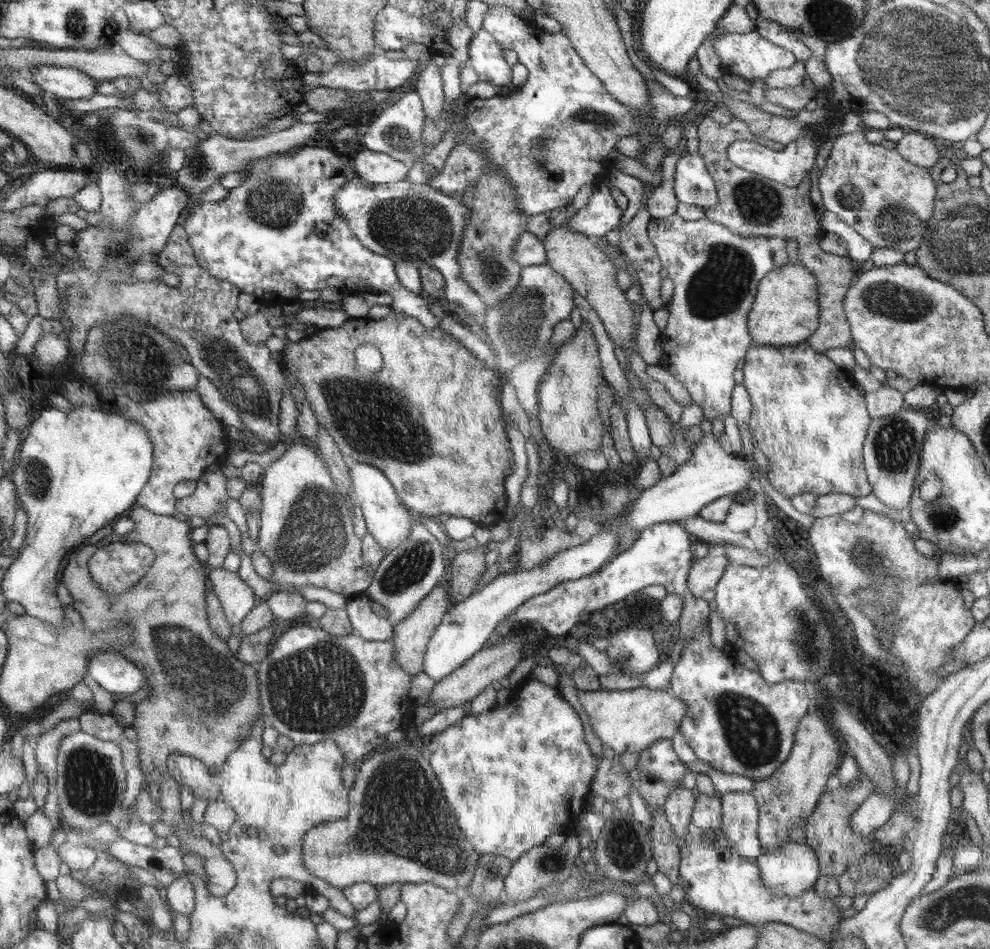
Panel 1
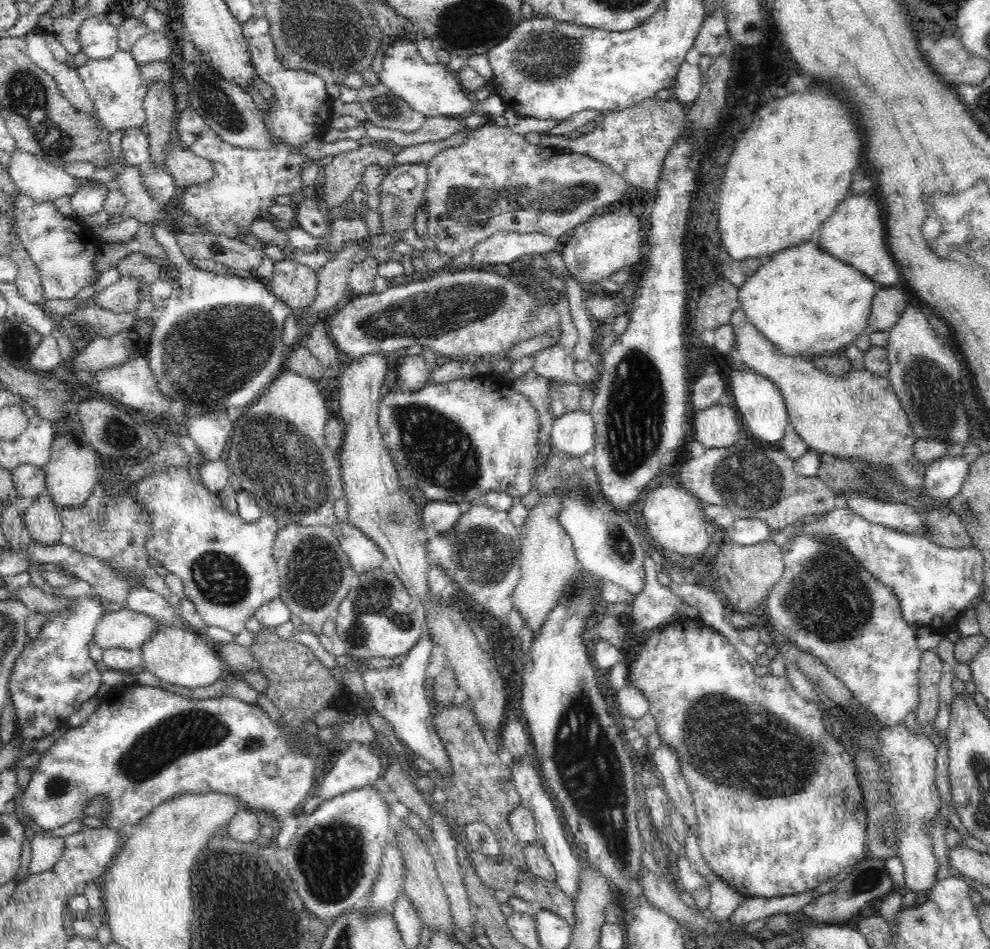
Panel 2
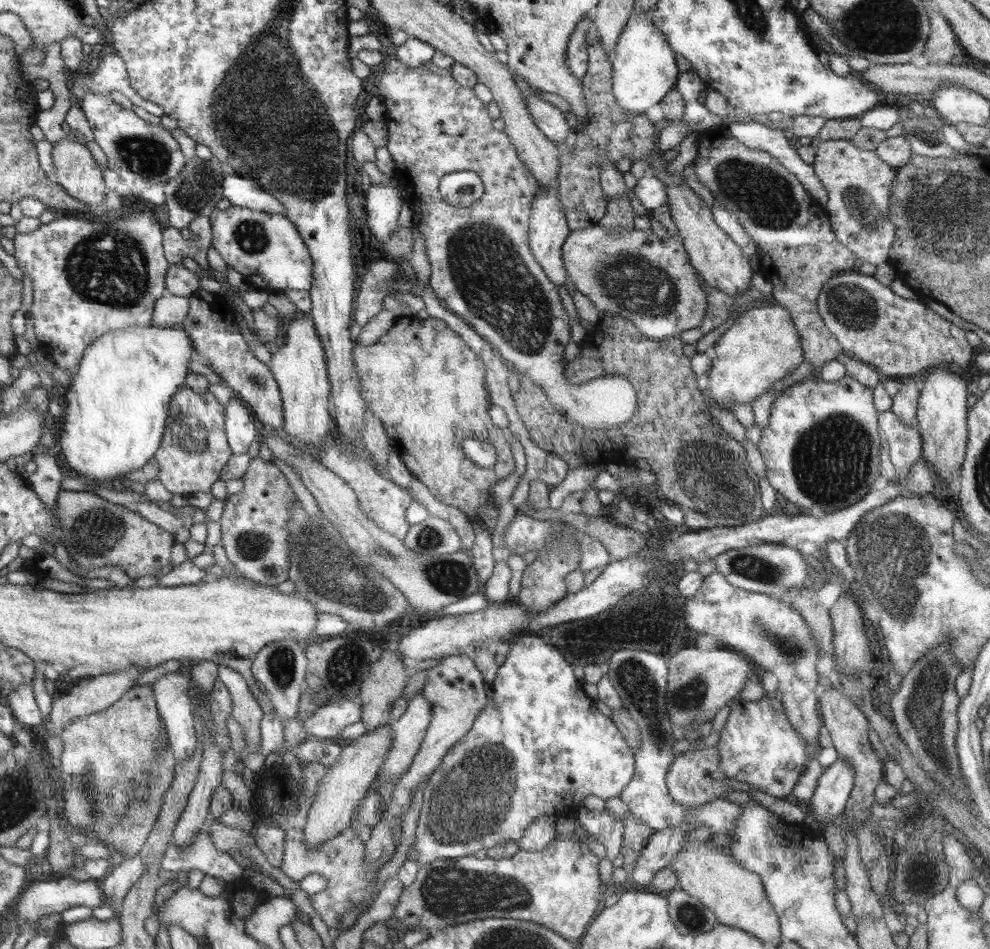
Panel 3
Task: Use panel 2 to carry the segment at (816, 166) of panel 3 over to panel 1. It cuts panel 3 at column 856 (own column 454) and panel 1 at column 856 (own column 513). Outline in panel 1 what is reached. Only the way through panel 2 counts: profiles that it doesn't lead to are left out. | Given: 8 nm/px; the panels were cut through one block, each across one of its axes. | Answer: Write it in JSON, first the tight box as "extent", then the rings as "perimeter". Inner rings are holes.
{"extent":[818,129,937,253],"perimeter":[[[865,129],[838,135],[832,142],[830,156],[818,178],[818,188],[824,208],[836,213],[846,224],[853,226],[858,234],[876,248],[892,247],[903,253],[920,248],[926,236],[928,219],[935,212],[937,182],[930,176],[928,169],[909,162],[897,149],[888,149],[871,143],[866,138]]]}

